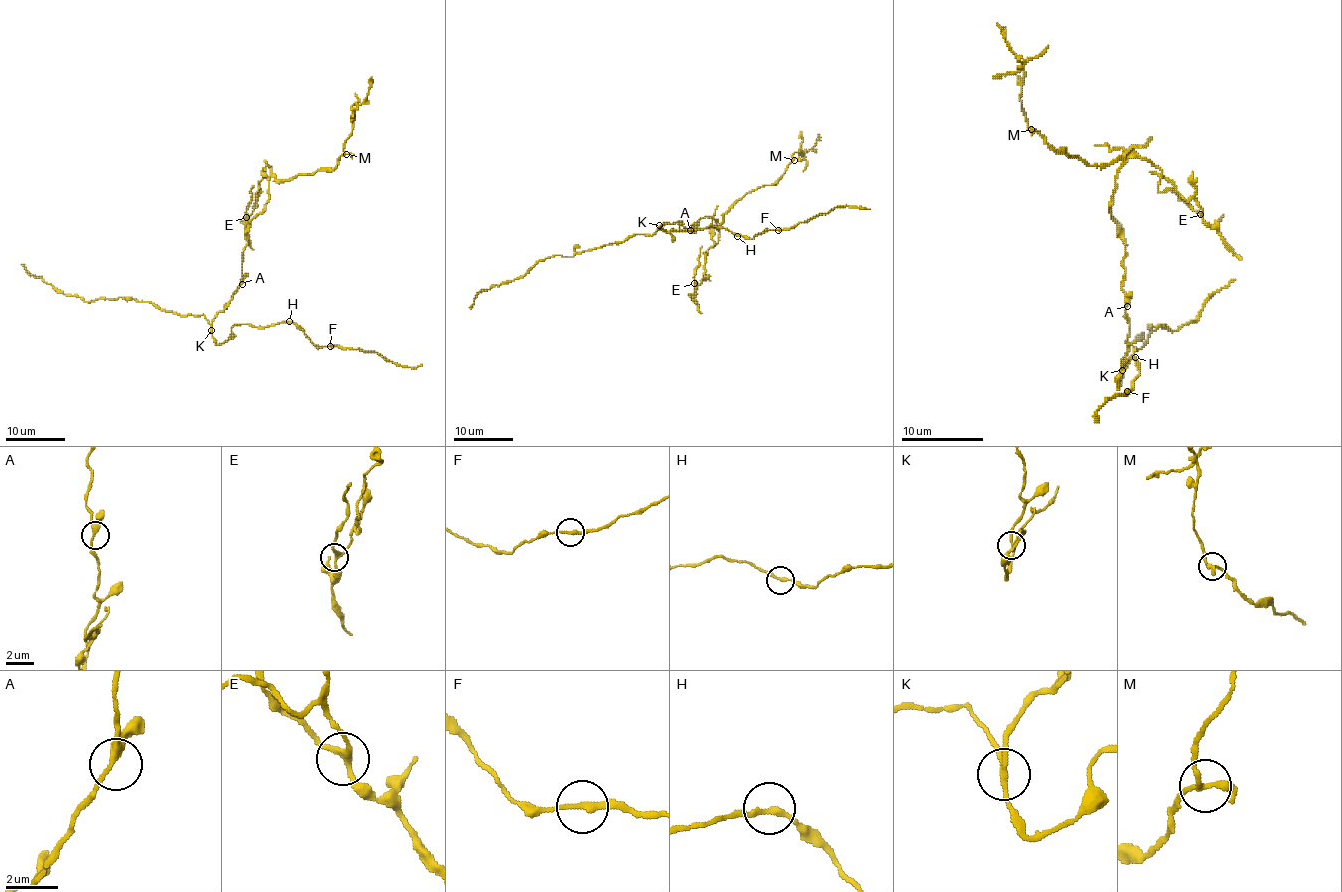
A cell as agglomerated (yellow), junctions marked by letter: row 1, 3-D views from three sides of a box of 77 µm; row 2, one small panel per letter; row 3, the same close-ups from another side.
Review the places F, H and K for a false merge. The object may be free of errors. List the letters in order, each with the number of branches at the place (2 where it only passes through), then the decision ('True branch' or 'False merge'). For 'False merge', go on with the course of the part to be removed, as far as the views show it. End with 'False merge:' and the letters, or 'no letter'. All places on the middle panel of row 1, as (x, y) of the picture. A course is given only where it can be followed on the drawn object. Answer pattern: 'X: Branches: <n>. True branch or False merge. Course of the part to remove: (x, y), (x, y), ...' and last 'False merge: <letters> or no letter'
F: Branches: 2. True branch
H: Branches: 2. True branch
K: Branches: 3. False merge. Course of the part to remove: (660, 225), (679, 231), (710, 216), (718, 227), (736, 203), (772, 185), (819, 134)
False merge: K

